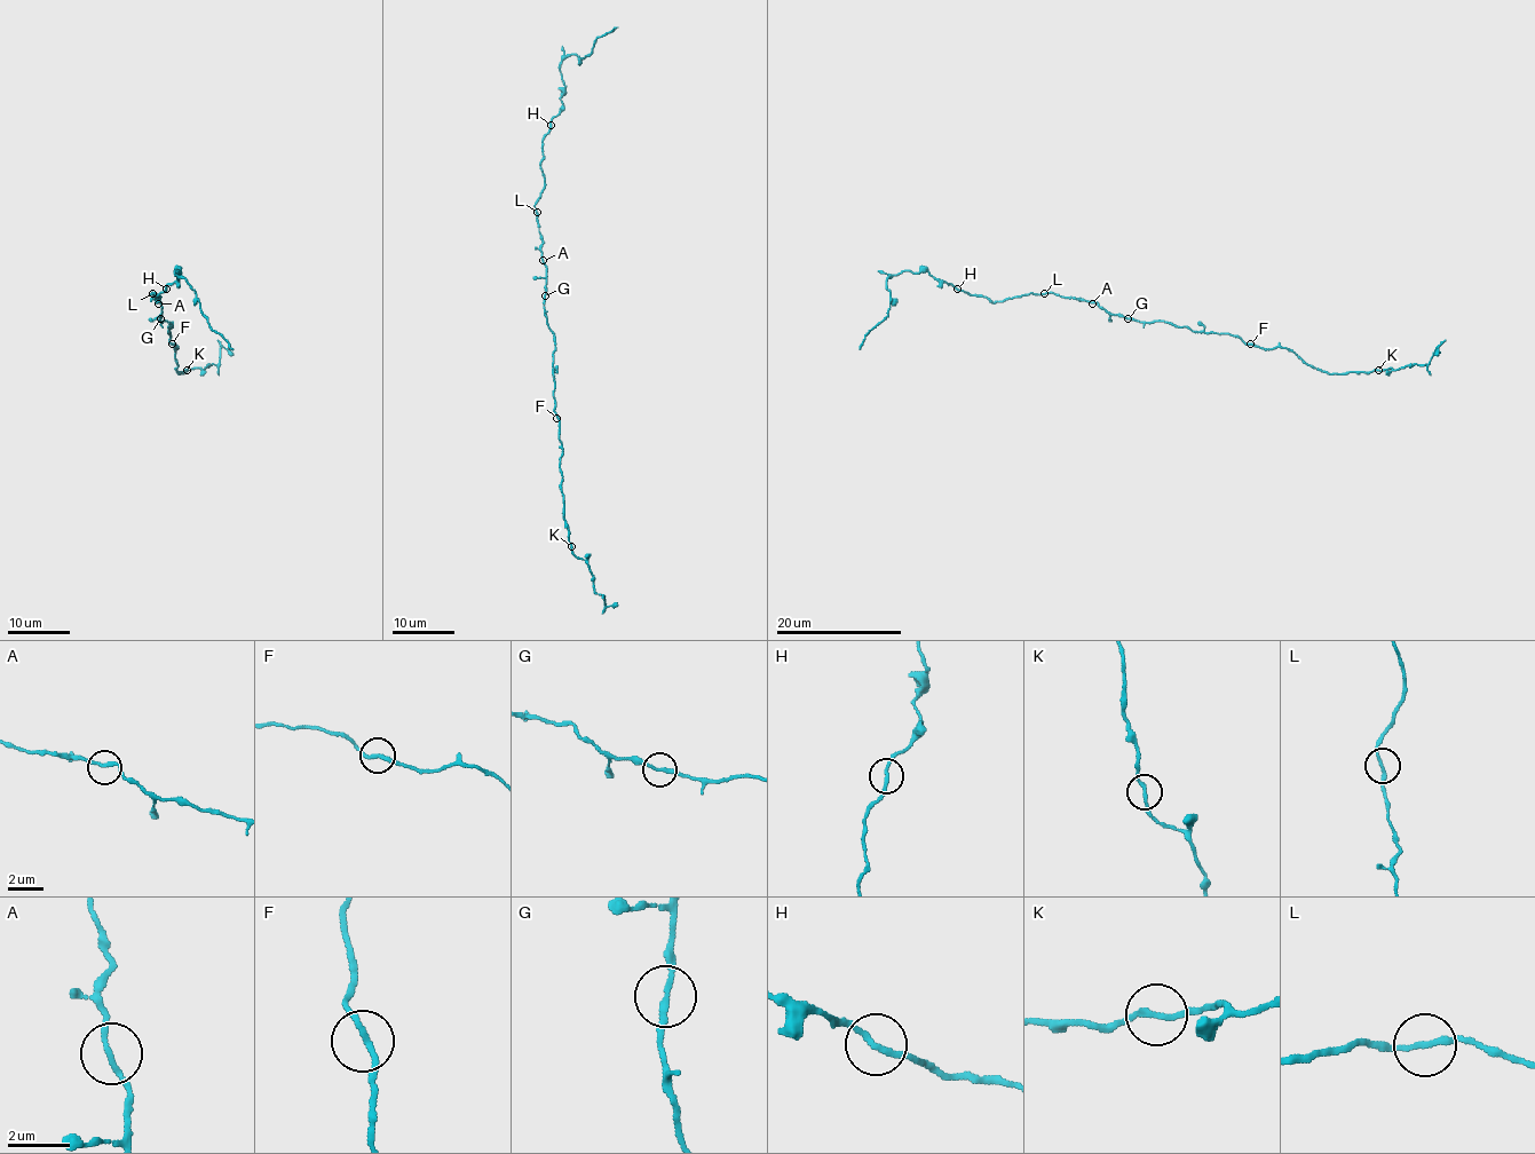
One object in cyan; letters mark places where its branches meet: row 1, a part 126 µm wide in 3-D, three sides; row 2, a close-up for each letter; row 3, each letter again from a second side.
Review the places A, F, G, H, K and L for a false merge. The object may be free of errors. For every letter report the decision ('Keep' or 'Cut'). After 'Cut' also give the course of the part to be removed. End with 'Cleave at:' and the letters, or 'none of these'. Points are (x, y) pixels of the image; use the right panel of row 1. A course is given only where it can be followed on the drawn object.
A: Keep
F: Keep
G: Keep
H: Cut. Course of the part to remove: (956, 289), (926, 271), (904, 270), (892, 275), (886, 281), (887, 314), (869, 331), (860, 349)
K: Keep
L: Keep
Cleave at: H

